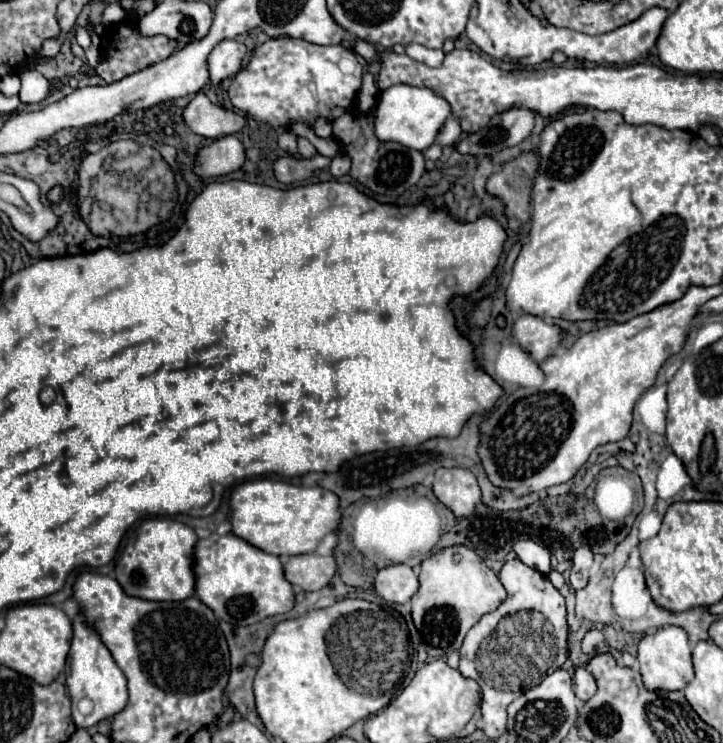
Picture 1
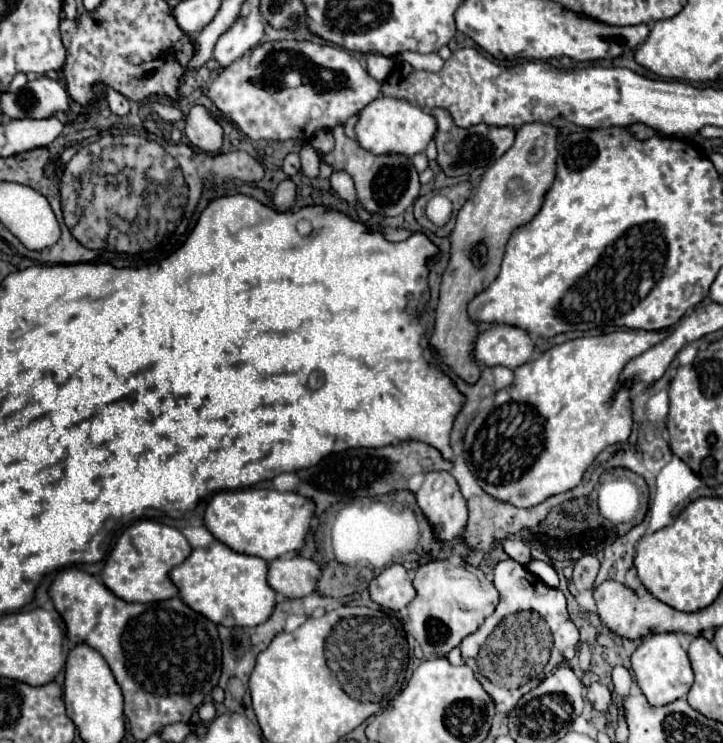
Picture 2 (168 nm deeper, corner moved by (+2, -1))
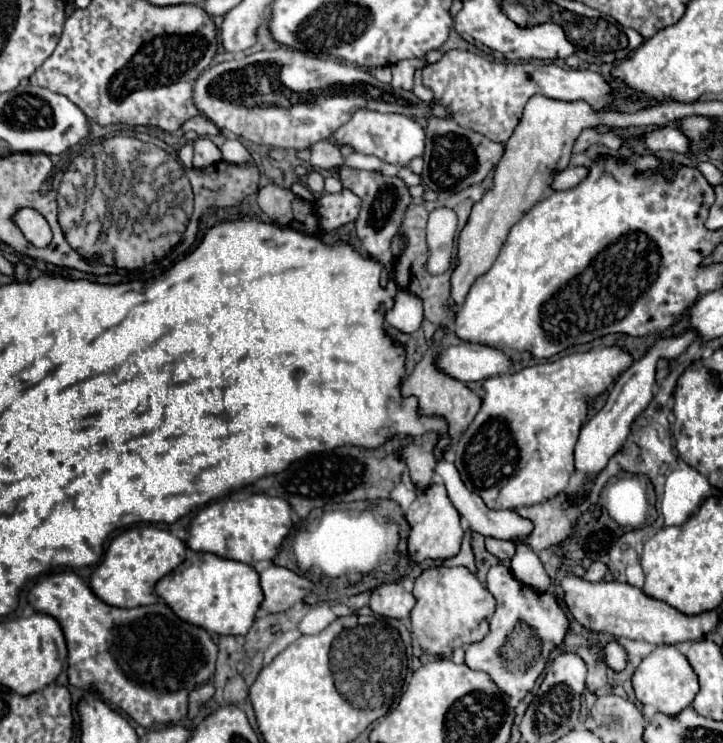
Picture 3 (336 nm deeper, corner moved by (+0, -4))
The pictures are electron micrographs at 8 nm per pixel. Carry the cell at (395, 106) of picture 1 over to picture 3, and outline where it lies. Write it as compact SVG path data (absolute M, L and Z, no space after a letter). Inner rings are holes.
M356 110L354 116L350 118L350 122L342 124L330 136L330 142L338 148L350 146L354 152L374 154L380 160L390 162L390 164L398 164L398 166L406 166L412 158L422 156L424 140L426 140L424 128L414 118L408 118L402 114L380 114L374 110Z

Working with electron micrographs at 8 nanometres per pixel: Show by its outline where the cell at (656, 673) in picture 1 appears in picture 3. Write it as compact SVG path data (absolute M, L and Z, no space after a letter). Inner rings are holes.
M658 646L648 658L644 658L632 676L632 686L636 698L642 704L654 706L658 712L666 716L680 714L694 702L694 696L698 694L698 678L692 666L688 664L686 656L672 646Z

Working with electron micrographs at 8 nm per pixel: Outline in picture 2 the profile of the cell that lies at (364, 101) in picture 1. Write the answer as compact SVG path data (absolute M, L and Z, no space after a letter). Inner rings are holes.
M374 53L366 55L366 63L368 63L368 73L370 73L376 81L380 81L380 83L390 75L390 71L392 71L392 67L394 67L394 59L392 59L392 57L374 55Z

